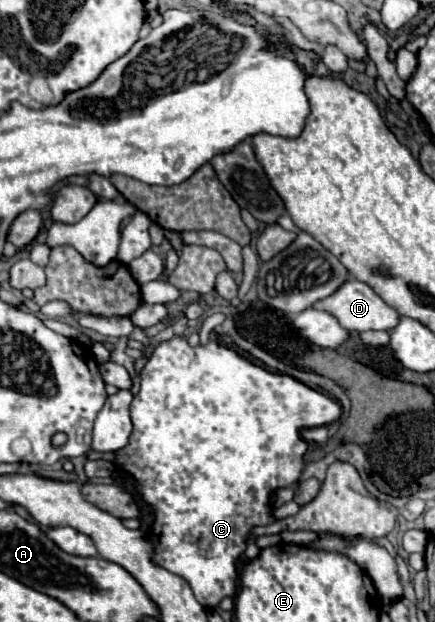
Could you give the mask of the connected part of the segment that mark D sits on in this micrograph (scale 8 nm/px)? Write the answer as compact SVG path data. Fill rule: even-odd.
M354 277L344 281L332 295L316 301L314 309L330 313L348 331L366 331L366 329L384 329L384 331L388 331L388 329L394 329L394 325L400 319L400 315L394 313L394 309L390 309L390 305L386 305L366 283L354 281Z

